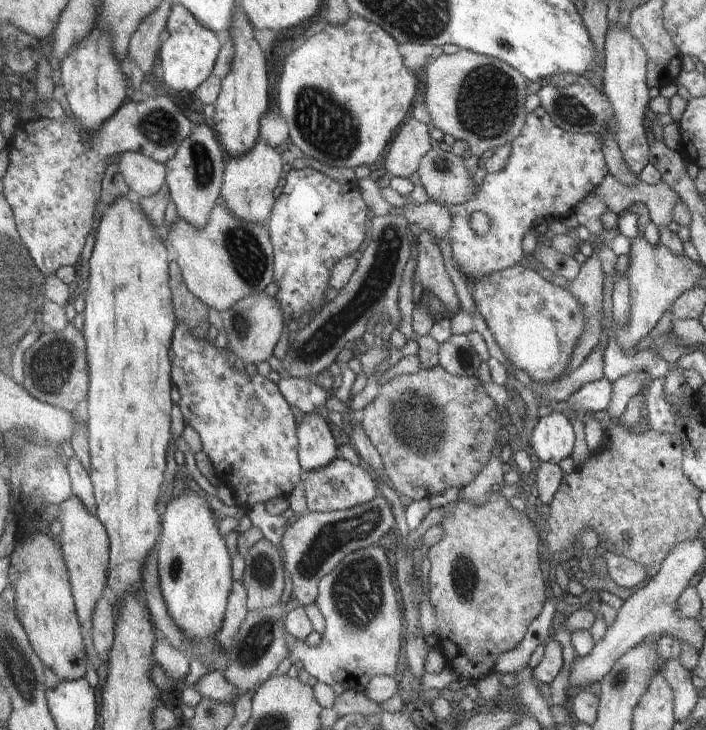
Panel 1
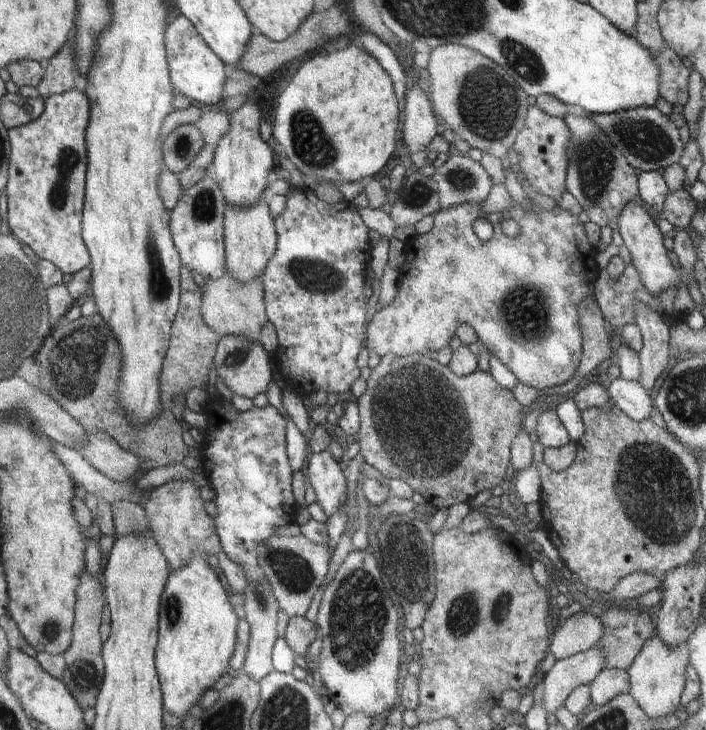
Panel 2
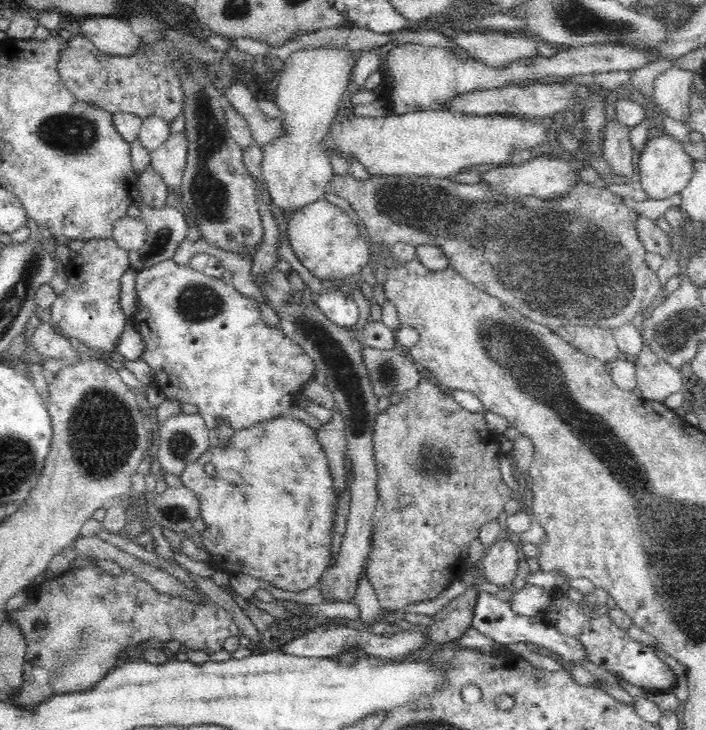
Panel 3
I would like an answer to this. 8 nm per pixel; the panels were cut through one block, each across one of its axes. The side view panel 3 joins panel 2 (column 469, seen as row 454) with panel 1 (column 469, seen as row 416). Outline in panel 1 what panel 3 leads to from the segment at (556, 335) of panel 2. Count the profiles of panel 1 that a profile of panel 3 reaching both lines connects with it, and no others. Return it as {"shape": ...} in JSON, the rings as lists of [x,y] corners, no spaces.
{"shape":[[[520,263],[476,280],[467,280],[467,284],[476,309],[514,368],[524,370],[538,384],[558,380],[585,327],[582,307],[572,293]]]}

